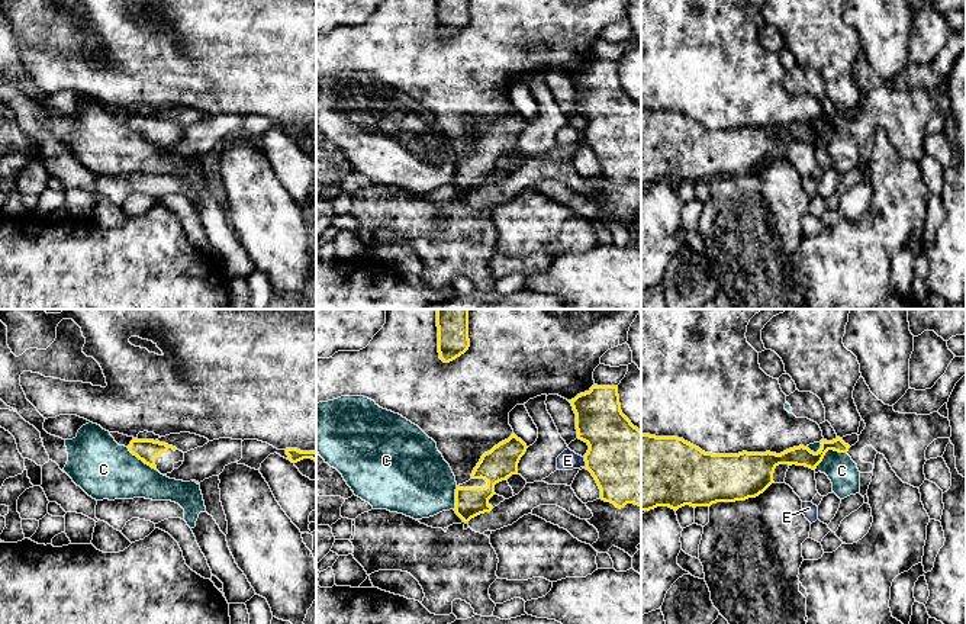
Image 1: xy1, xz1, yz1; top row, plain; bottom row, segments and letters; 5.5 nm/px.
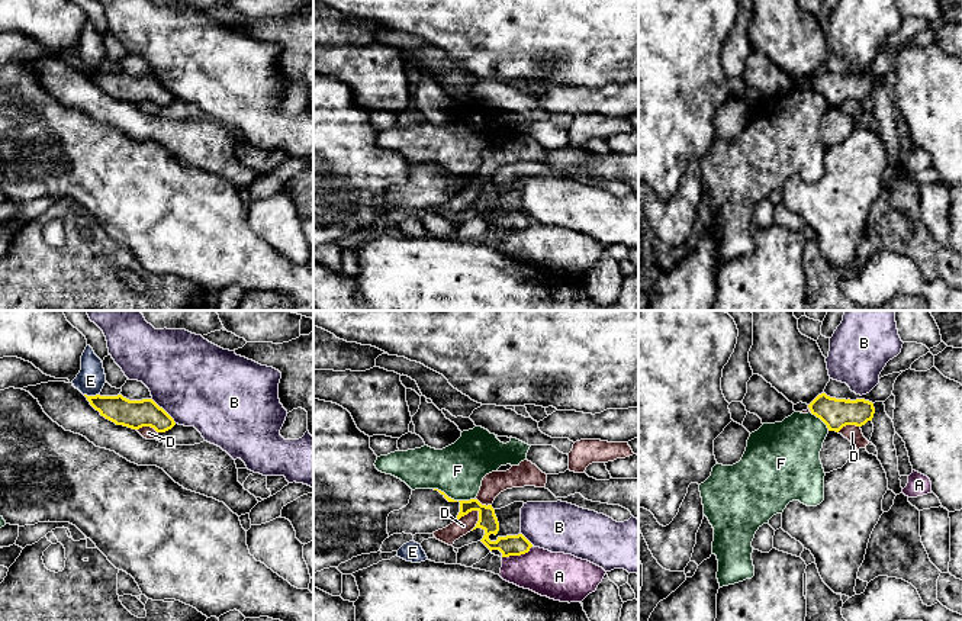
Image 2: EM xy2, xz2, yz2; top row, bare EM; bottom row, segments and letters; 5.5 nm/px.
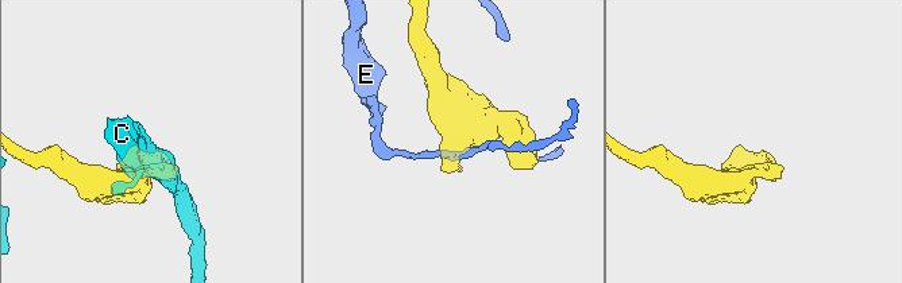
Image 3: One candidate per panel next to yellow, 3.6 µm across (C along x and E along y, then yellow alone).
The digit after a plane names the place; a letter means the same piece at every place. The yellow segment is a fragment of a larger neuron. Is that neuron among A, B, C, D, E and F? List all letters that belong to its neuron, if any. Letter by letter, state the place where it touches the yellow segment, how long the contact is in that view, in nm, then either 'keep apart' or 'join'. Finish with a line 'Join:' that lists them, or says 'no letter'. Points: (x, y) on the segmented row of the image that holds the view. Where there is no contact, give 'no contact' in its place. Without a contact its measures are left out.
A: contact xz2 (517, 554); length 190 nm; keep apart
B: contact xy2 (164, 411); length 190 nm; keep apart
C: contact yz1 (827, 450); length 200 nm; keep apart
D: contact xz2 (467, 512); length 150 nm; keep apart
E: contact xy2 (92, 396); length 90 nm; keep apart
F: contact yz2 (820, 418); length 150 nm; keep apart
Join: no letter

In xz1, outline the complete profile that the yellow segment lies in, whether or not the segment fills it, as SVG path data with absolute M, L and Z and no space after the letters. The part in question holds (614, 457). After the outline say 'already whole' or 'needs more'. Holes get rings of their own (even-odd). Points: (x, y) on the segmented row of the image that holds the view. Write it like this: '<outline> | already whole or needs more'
M595 385L569 402L576 414L577 438L589 446L586 470L595 477L600 499L619 509L627 504L641 506L641 431L622 414L618 386Z | already whole

